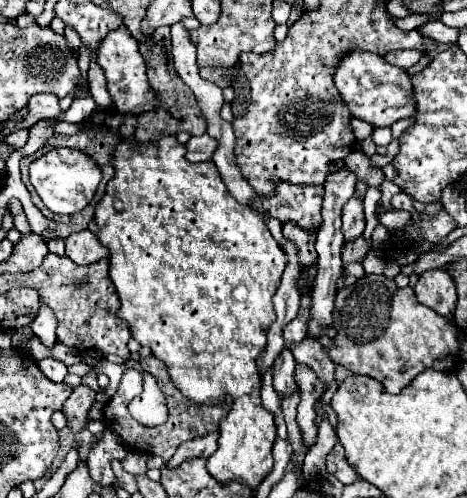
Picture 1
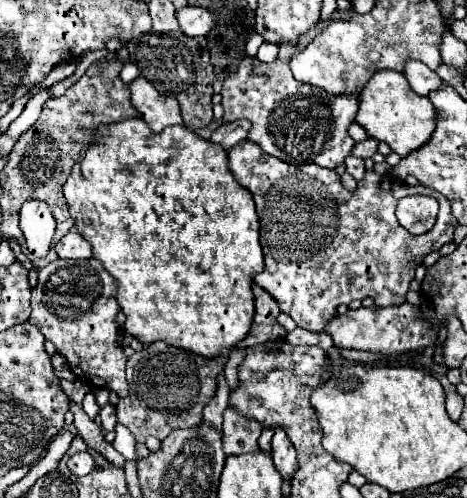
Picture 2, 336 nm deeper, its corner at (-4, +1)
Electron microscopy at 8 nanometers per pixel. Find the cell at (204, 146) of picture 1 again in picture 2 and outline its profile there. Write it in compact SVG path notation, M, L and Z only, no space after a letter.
M236 120L230 124L222 124L218 130L214 130L210 140L214 144L220 144L224 150L230 150L232 146L236 146L240 140L244 140L248 136L248 130L250 130L248 120Z

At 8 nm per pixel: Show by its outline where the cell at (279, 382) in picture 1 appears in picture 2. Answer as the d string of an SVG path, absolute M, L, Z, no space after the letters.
M282 428L274 430L272 460L274 460L276 470L282 474L282 478L290 482L294 472L298 470L298 460L296 460L296 450L290 446L290 440L286 438L286 432Z

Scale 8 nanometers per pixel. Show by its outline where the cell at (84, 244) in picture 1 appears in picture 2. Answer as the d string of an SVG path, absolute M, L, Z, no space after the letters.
M68 232L66 236L62 236L56 244L56 252L58 252L60 258L72 258L72 260L92 256L90 244L78 232Z

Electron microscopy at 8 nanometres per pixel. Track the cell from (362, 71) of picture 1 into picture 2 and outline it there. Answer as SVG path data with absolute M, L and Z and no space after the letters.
M384 70L382 74L374 74L374 78L370 78L370 82L366 84L366 90L362 90L356 122L370 136L374 136L380 142L386 142L392 152L404 158L410 152L422 148L434 134L436 110L428 98L418 96L410 88L404 74L398 74L394 70Z

